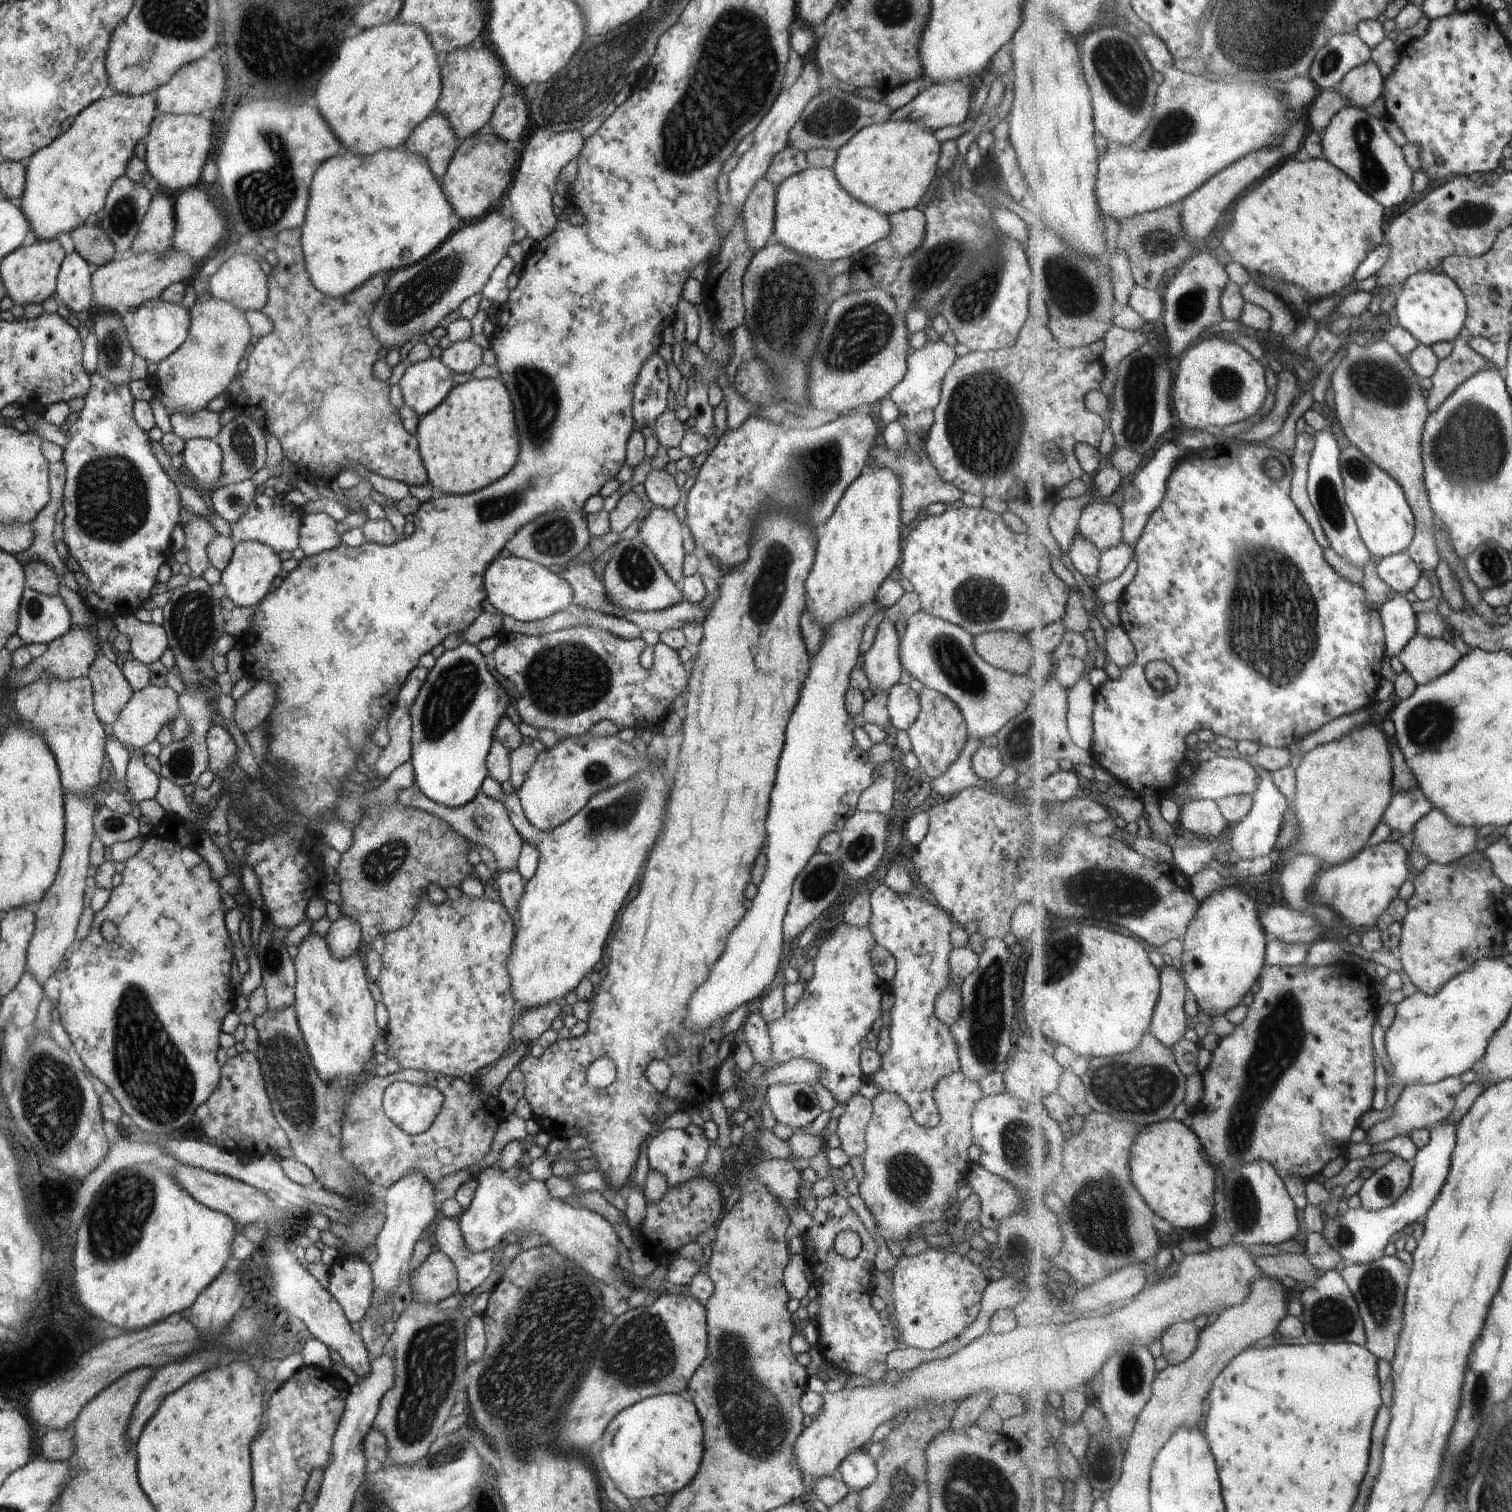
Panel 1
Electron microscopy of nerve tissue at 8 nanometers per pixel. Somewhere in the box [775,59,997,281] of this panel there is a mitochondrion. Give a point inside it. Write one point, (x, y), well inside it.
(832, 117)

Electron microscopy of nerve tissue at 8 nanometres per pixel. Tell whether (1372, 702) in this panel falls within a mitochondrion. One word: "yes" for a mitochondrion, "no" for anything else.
no

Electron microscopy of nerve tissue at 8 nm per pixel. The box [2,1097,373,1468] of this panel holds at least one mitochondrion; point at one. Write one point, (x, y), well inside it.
(122, 1213)

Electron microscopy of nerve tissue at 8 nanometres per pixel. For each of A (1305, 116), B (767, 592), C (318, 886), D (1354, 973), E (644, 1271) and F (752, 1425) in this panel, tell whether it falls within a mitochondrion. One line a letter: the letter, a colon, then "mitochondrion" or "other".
A: other
B: mitochondrion
C: other
D: other
E: other
F: mitochondrion

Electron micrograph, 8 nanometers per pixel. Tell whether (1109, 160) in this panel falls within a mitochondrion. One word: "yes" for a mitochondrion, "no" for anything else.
no

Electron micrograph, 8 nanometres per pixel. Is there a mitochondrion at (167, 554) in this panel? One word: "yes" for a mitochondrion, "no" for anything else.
no

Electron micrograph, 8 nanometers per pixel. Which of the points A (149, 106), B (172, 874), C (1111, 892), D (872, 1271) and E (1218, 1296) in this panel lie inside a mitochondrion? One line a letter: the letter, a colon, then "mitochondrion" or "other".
A: other
B: other
C: mitochondrion
D: other
E: other

